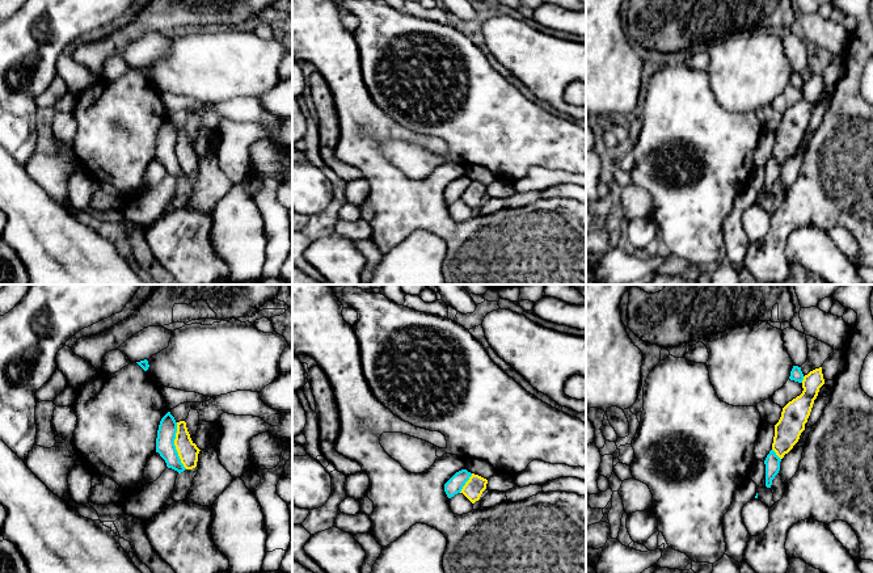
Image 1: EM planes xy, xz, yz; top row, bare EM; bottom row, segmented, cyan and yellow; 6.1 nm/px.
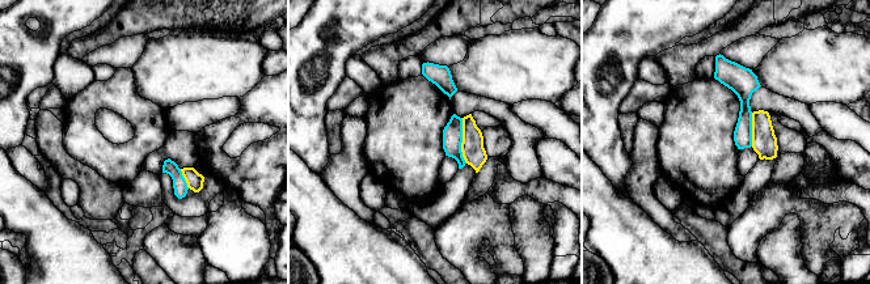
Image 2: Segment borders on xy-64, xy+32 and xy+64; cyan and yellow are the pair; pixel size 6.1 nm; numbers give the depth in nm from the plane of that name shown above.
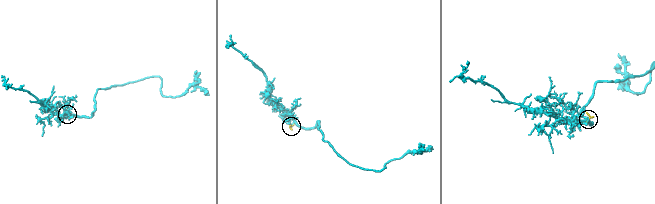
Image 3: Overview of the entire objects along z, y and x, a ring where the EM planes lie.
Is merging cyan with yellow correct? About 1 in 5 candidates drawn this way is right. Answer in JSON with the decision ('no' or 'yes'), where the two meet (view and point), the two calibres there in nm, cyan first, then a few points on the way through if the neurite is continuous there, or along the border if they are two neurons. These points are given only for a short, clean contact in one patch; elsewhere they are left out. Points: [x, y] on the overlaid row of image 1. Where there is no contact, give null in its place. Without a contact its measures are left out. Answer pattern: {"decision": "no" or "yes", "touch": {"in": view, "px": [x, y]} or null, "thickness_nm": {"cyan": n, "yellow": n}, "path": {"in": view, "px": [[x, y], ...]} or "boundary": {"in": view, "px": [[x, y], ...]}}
{"decision": "no", "touch": {"in": "xy", "px": [174, 446]}, "thickness_nm": {"cyan": 110, "yellow": 130}}

